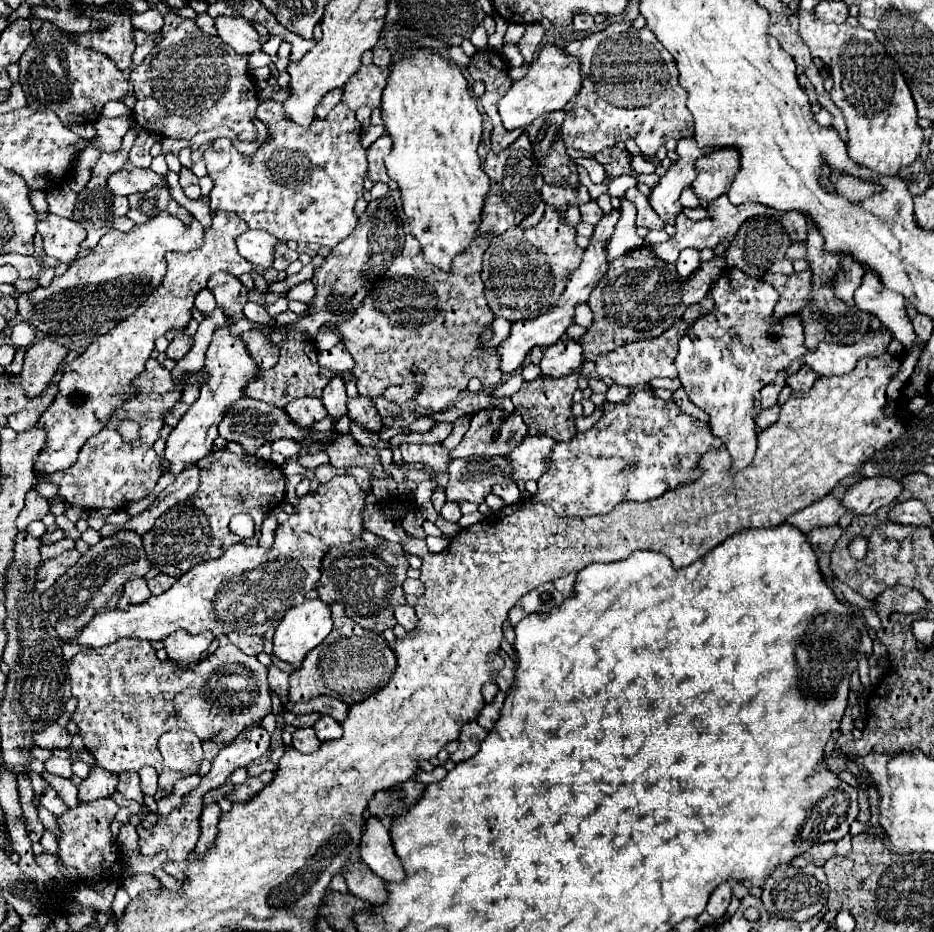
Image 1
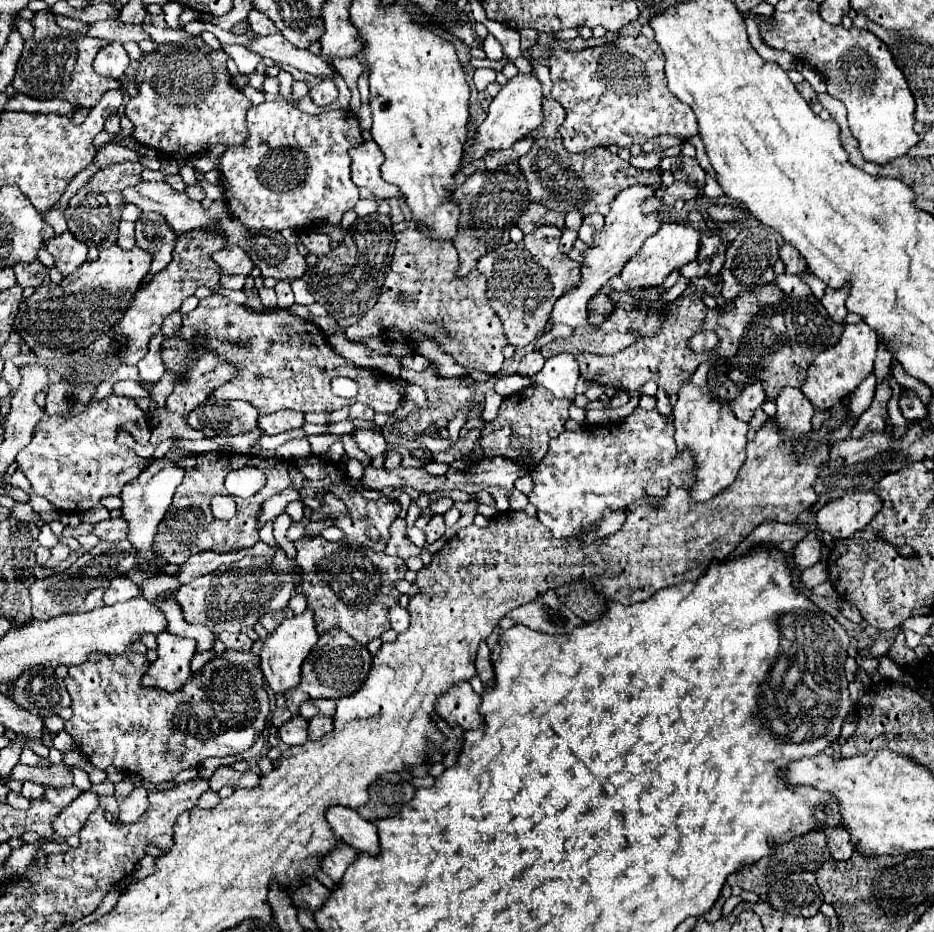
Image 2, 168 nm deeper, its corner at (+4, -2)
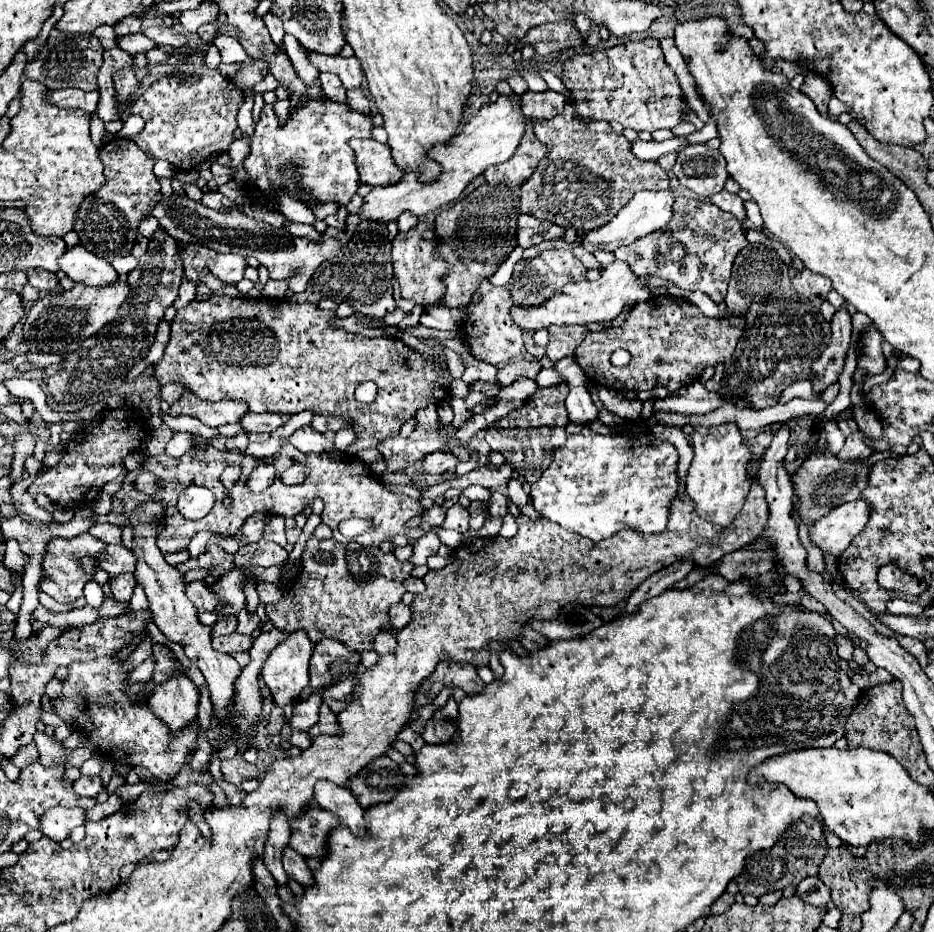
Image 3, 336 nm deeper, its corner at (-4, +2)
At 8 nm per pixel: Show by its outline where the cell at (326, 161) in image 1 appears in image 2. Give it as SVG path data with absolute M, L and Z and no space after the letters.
M284 98L252 106L248 140L228 148L218 160L230 212L254 232L284 228L304 232L320 222L340 226L344 212L358 202L358 186L350 180L348 150L362 142L358 118L346 110L310 116Z

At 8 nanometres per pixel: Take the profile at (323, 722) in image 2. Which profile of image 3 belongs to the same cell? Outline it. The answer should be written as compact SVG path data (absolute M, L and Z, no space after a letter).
M320 706L320 720L308 730L308 738L316 738L320 734L328 734L328 736L340 736L340 724L338 724L338 716L326 706Z

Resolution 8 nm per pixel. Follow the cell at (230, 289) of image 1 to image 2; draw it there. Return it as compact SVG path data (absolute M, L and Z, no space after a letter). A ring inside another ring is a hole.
M212 292L212 296L200 300L196 310L182 316L182 330L176 338L164 338L162 358L168 370L180 374L184 368L184 358L190 356L194 344L192 336L198 330L204 330L210 336L204 344L204 350L216 350L224 362L244 368L238 378L228 382L228 386L218 388L214 396L224 400L230 398L250 402L258 408L260 414L272 414L284 408L304 414L328 412L354 402L368 404L374 408L374 412L394 412L402 400L402 394L388 384L384 374L348 364L328 346L324 332L308 320L302 320L290 310L280 308L274 312L252 312L246 306L230 302L218 292ZM336 376L348 376L356 380L360 386L358 396L346 400L332 394L330 382Z

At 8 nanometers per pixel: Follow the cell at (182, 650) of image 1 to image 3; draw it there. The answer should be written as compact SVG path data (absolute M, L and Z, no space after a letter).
M174 676L154 688L148 708L170 728L176 736L182 728L196 722L200 692L188 676Z

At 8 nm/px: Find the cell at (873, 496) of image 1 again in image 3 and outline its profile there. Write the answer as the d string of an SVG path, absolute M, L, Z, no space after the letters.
M864 500L846 502L842 506L836 506L830 510L828 516L820 518L812 526L808 526L810 540L816 544L824 556L832 556L838 560L844 550L850 546L852 538L862 532L866 520L868 520L868 504Z

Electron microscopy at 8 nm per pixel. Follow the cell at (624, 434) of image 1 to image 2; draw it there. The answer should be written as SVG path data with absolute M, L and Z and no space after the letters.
M640 406L626 418L616 424L598 424L598 426L584 426L576 432L562 432L558 438L550 440L550 448L546 456L538 462L536 472L532 472L534 490L528 494L530 504L538 510L538 520L552 532L554 538L568 538L576 536L578 528L586 528L590 522L598 522L598 530L584 538L592 542L596 538L610 536L620 528L624 520L624 508L636 502L638 498L652 498L658 500L664 496L670 484L688 488L696 480L696 460L688 448L678 450L674 440L674 418L662 416L658 410L642 410Z

